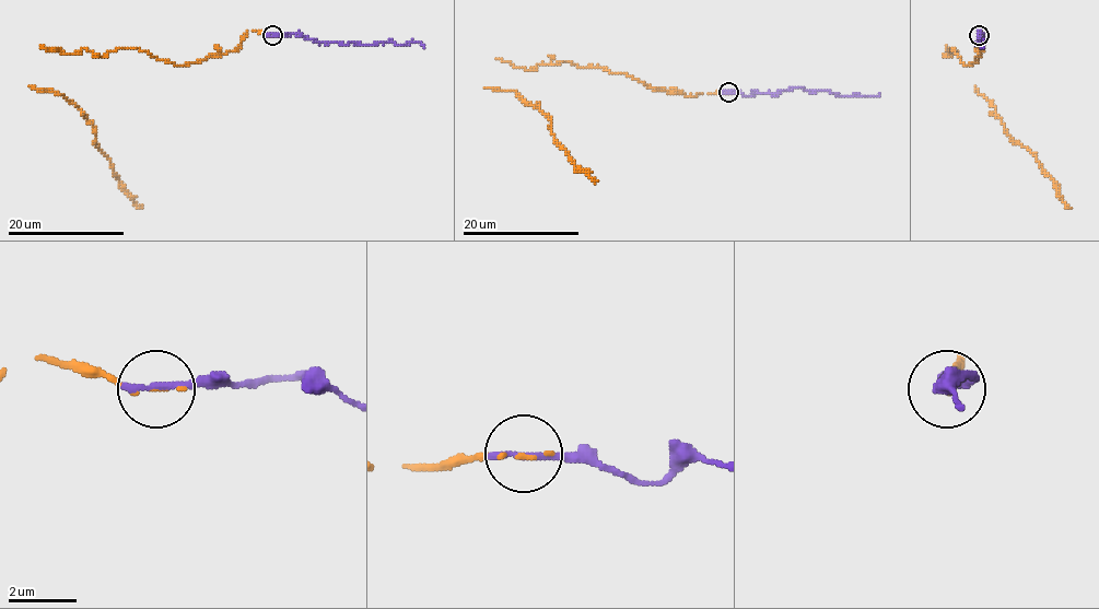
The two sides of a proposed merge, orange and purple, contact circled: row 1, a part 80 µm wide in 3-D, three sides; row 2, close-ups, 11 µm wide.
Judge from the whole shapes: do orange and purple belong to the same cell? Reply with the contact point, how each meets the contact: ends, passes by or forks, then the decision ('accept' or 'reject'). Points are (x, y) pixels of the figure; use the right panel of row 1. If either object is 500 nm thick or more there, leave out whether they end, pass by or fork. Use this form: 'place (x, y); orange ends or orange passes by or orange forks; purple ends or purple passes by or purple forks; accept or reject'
place (979, 35); orange ends; purple ends; accept

